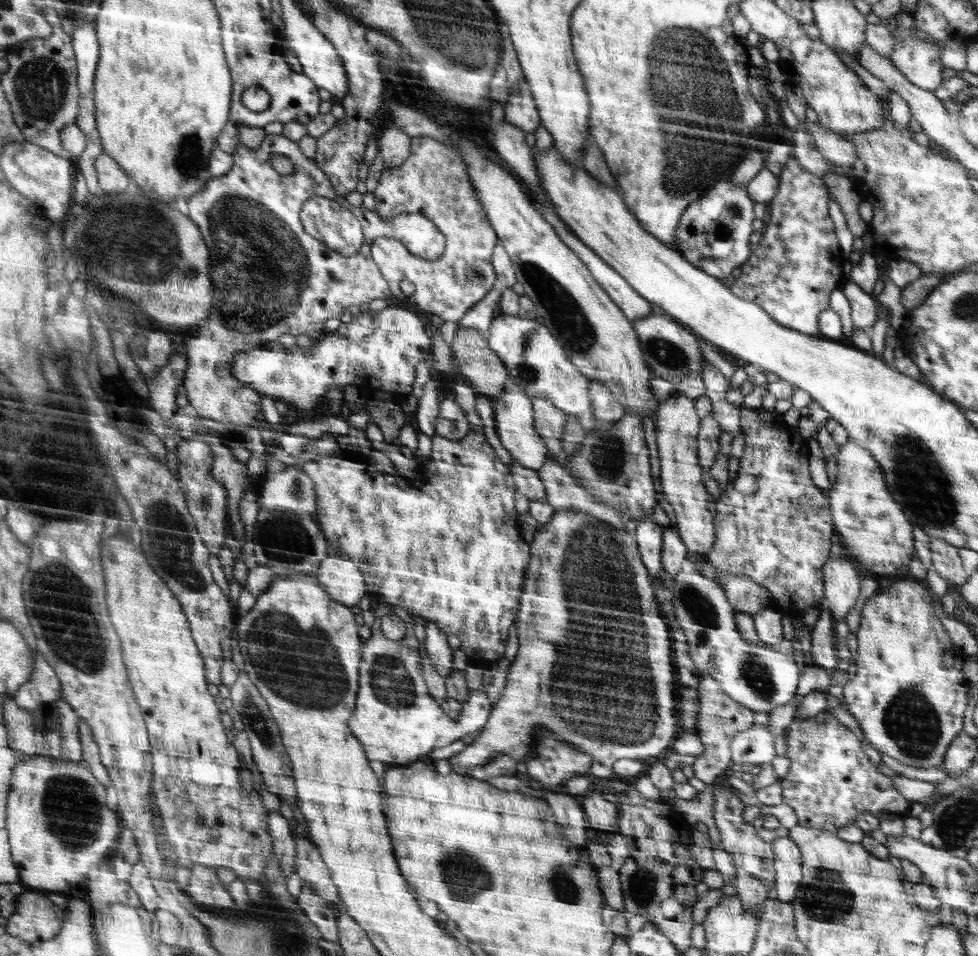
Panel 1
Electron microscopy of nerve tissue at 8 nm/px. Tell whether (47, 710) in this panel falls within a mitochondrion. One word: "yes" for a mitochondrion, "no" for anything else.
no

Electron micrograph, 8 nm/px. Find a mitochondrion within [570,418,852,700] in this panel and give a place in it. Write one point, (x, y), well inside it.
(607, 460)

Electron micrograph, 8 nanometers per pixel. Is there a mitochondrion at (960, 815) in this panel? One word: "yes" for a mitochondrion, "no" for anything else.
yes

